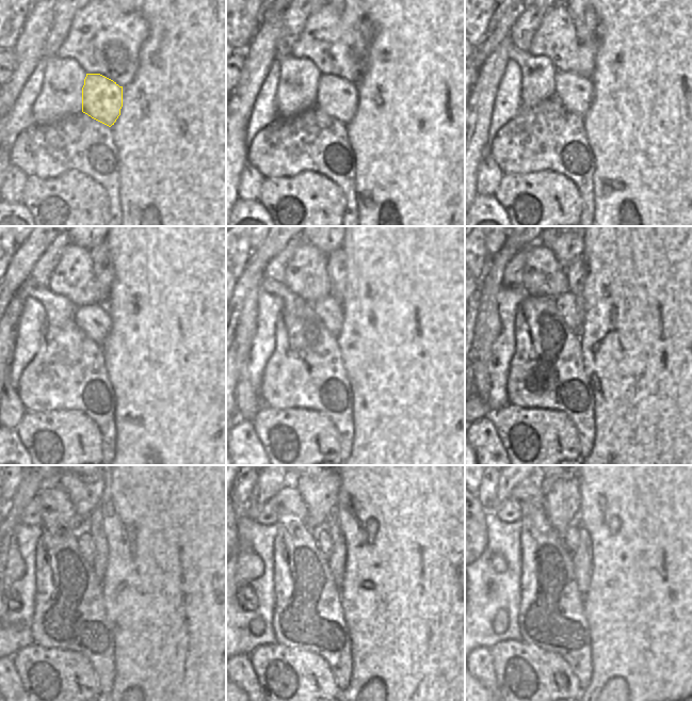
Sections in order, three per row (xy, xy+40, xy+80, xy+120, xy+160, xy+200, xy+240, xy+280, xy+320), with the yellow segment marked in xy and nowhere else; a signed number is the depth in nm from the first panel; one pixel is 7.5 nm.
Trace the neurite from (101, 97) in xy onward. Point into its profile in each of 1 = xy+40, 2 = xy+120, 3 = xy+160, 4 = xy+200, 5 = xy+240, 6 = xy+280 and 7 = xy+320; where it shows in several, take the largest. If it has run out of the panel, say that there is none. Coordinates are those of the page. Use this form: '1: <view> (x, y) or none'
1: xy+40 (337, 97)
2: xy+120 (94, 320)
3: xy+160 (327, 308)
4: xy+200 (565, 303)
5: xy+240 (85, 544)
6: xy+280 (323, 538)
7: xy+320 (570, 541)

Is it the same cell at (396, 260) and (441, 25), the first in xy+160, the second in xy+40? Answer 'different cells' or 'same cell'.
same cell

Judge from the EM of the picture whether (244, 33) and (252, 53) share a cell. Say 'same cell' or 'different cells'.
different cells

